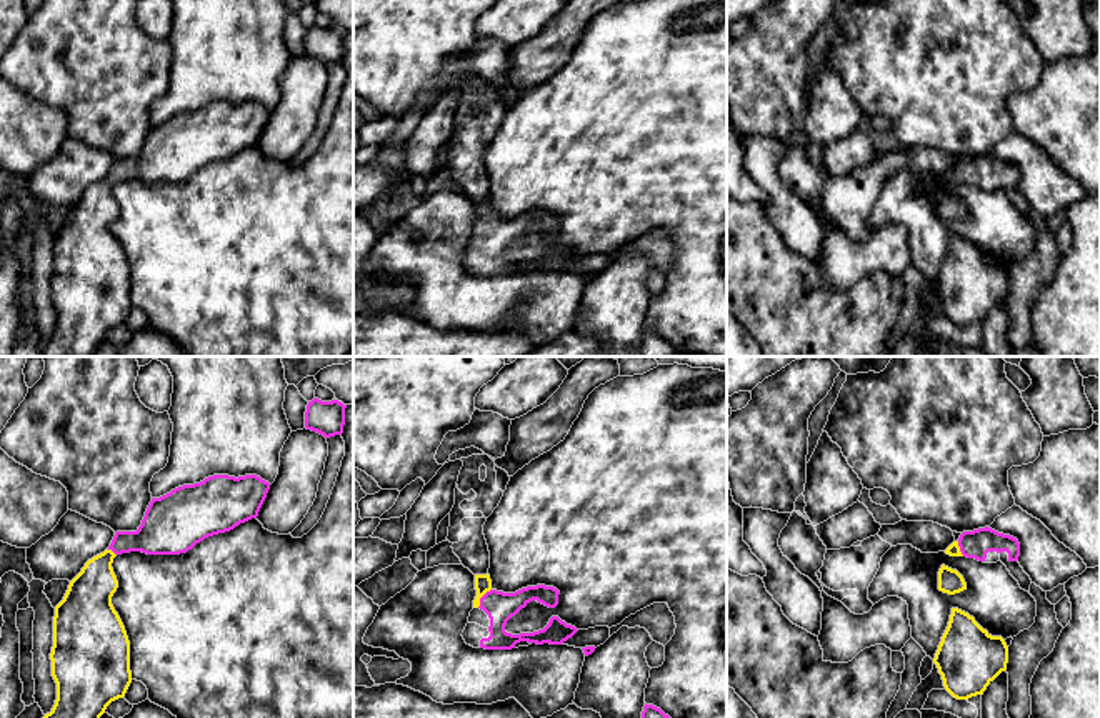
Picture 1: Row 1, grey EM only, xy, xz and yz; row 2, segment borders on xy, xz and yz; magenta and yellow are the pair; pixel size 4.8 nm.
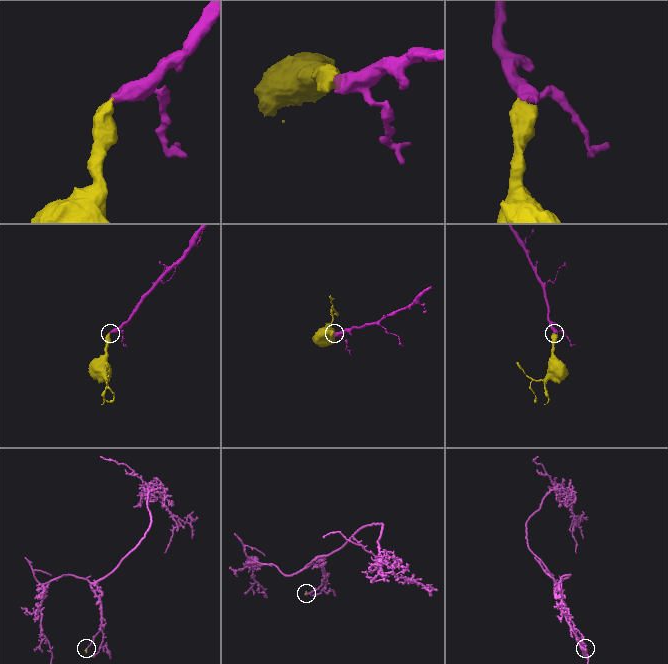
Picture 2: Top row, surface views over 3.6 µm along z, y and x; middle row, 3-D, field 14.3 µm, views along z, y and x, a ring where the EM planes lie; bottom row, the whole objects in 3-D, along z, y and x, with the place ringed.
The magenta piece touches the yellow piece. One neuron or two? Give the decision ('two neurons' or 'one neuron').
one neuron

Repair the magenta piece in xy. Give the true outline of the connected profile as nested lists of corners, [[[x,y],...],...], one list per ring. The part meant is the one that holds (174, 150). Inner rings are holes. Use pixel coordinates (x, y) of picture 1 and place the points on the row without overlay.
[[[213,102],[200,110],[183,112],[152,125],[137,158],[117,158],[110,173],[88,187],[70,208],[63,227],[55,233],[53,273],[50,280],[57,327],[43,343],[42,357],[92,357],[107,333],[123,325],[130,310],[130,268],[112,232],[118,215],[112,190],[117,182],[142,178],[147,182],[180,182],[208,163],[225,160],[258,143],[270,110],[257,102]]]

